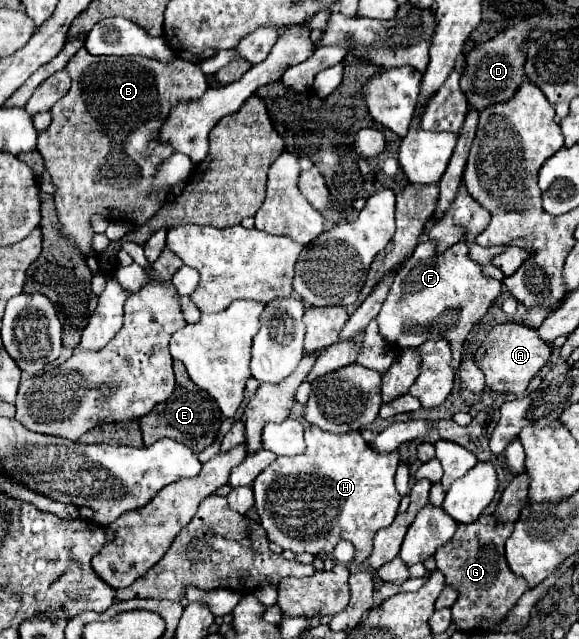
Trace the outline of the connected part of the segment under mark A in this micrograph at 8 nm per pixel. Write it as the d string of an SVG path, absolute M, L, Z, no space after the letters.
M508 322L494 326L474 354L474 362L486 376L486 386L504 394L522 394L536 372L550 360L550 344L542 342L534 328Z

